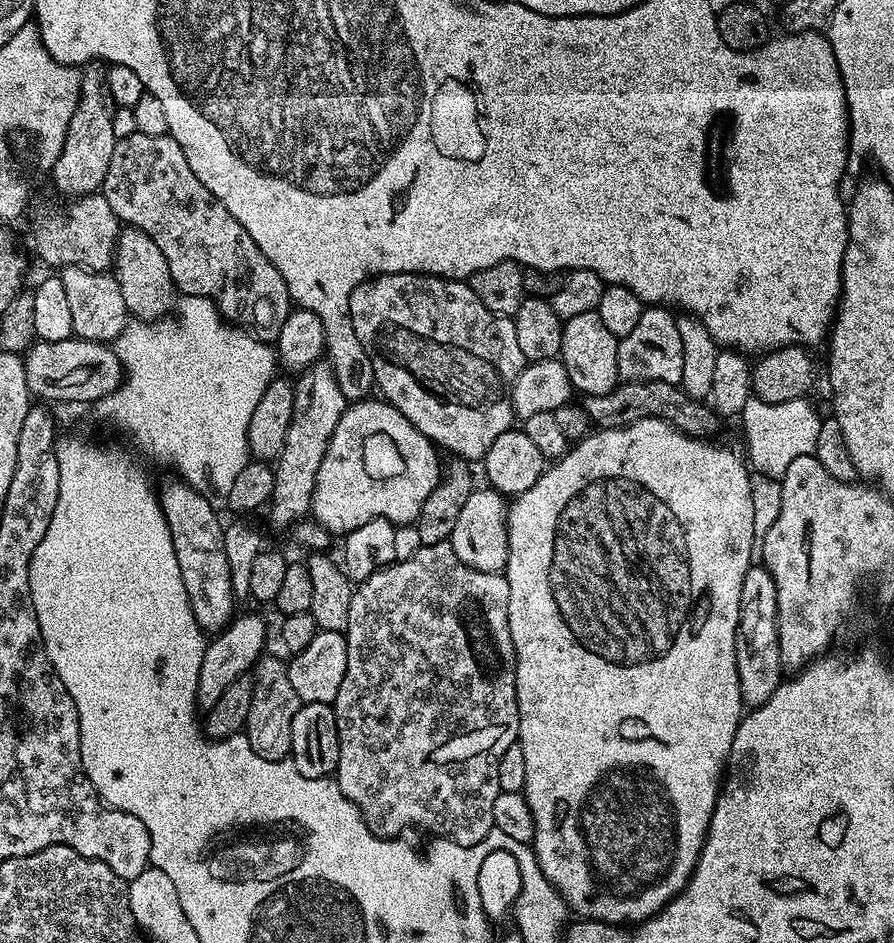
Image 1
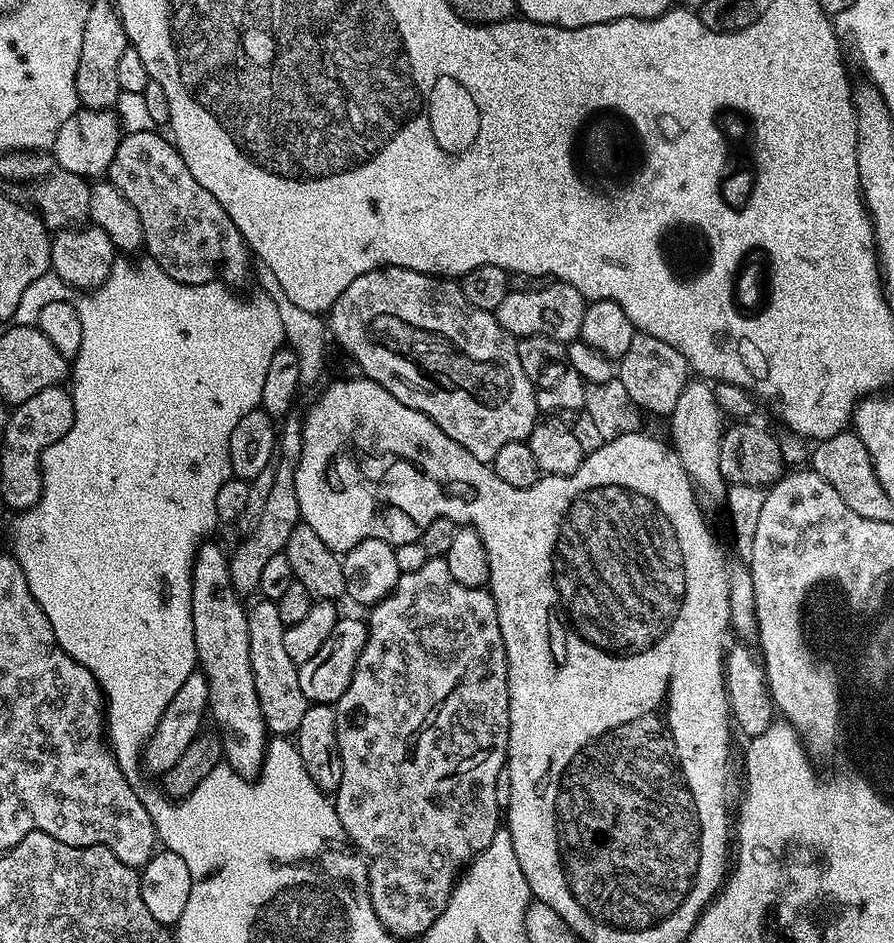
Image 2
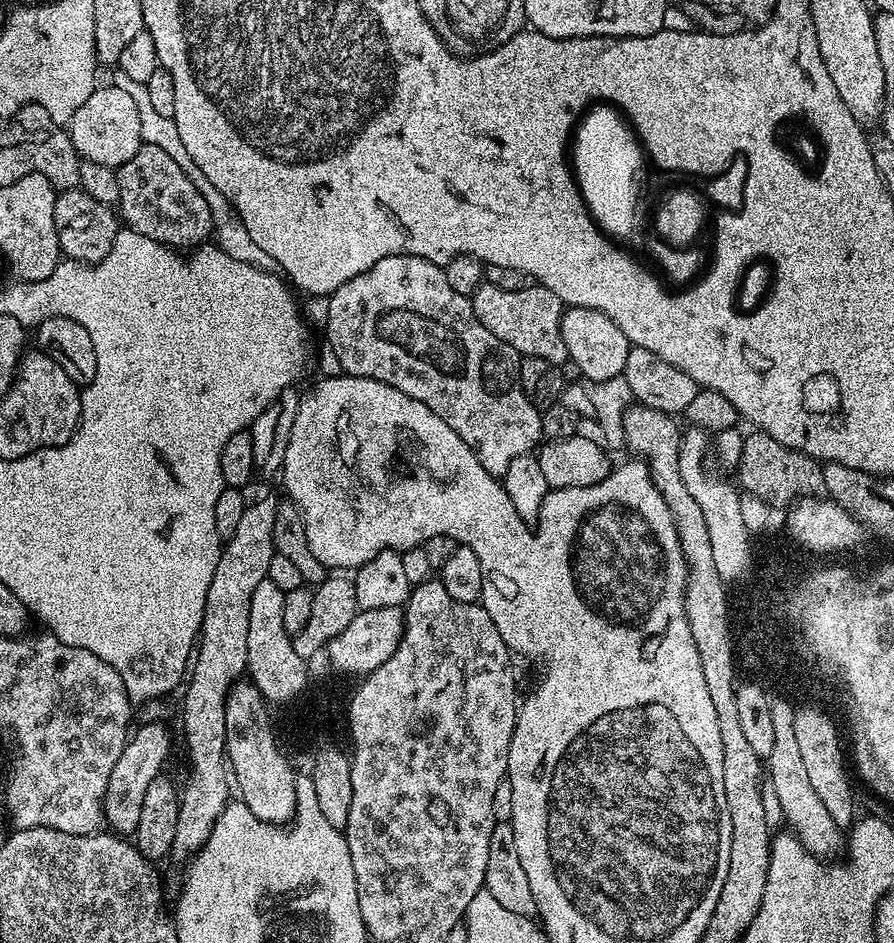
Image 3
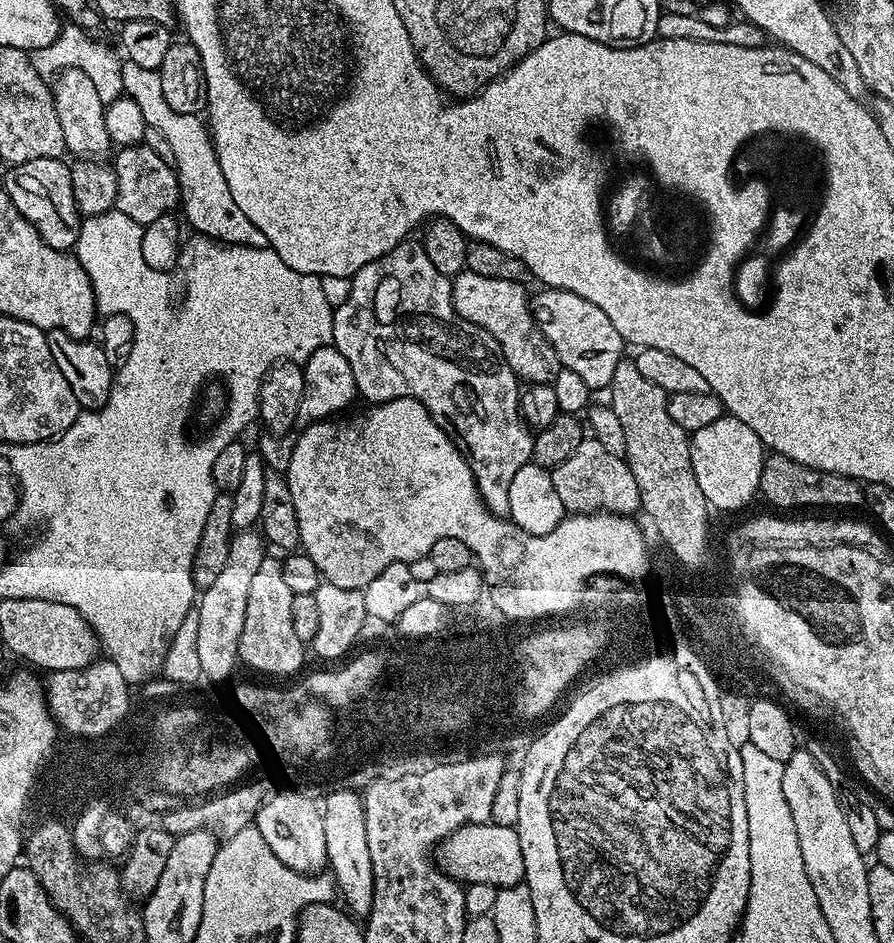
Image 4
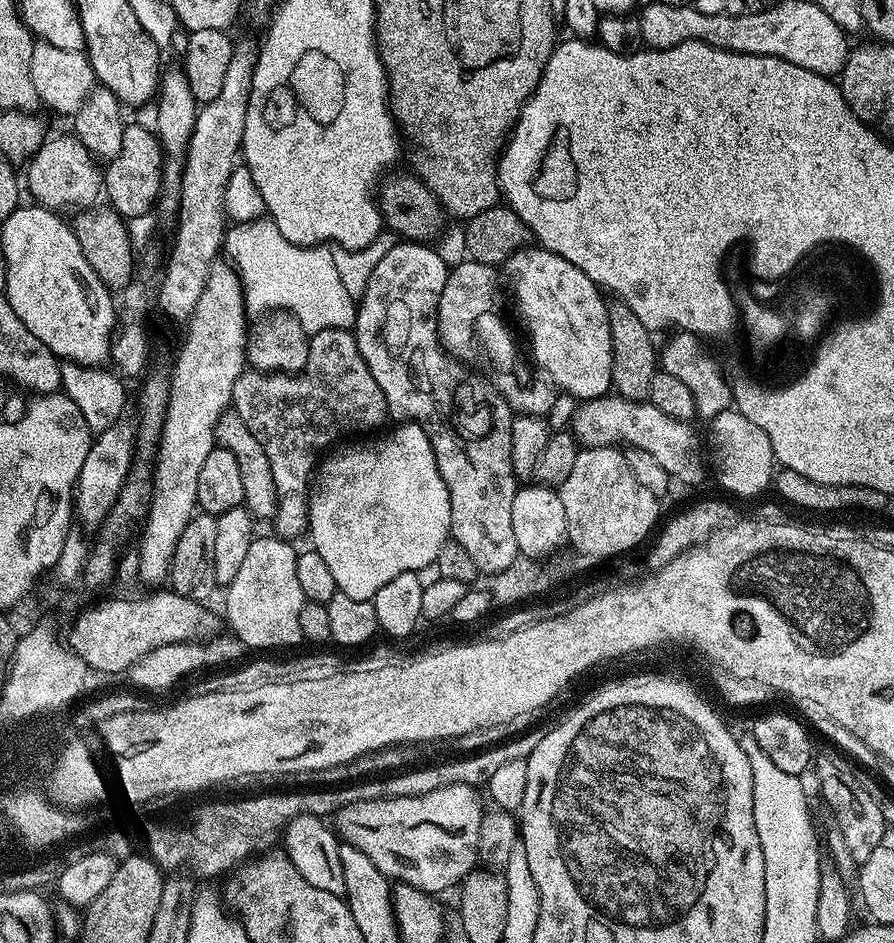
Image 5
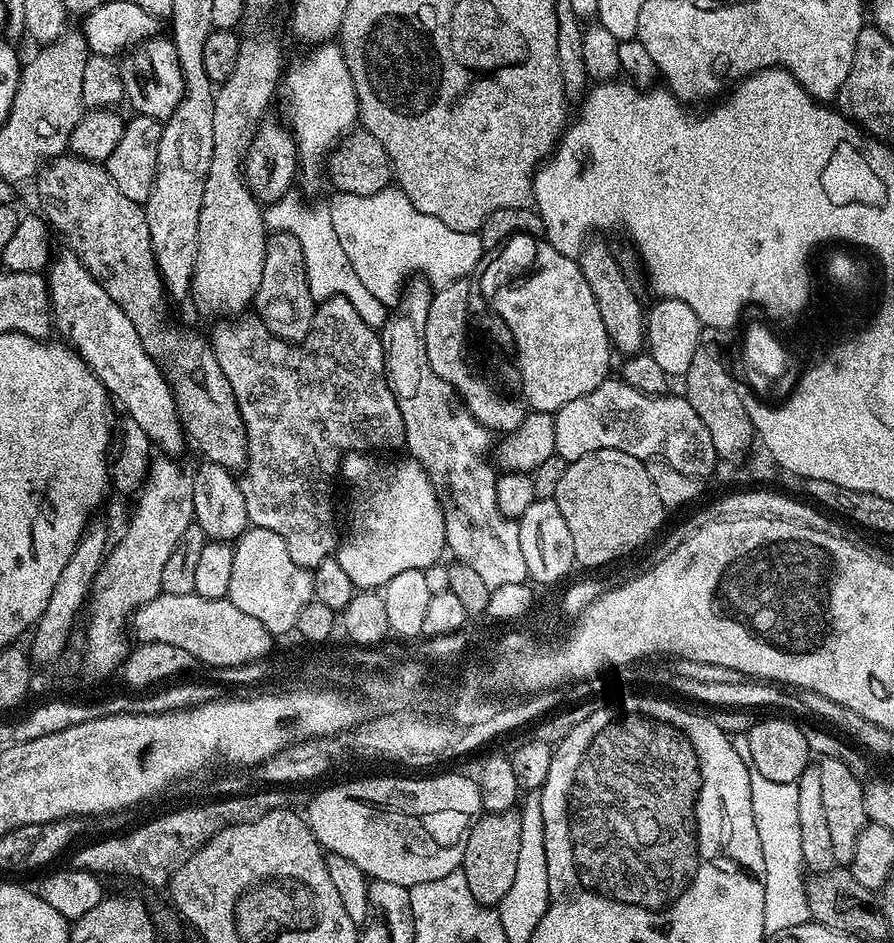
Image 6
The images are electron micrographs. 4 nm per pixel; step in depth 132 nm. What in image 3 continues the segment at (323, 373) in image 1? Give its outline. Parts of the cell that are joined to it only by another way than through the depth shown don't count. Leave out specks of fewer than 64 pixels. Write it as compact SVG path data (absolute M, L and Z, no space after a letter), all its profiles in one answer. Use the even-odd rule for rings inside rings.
M264 496L247 505L238 522L238 530L223 545L220 561L214 570L210 590L206 594L204 617L200 623L198 647L190 664L190 671L183 685L184 692L184 740L188 743L188 760L192 763L192 773L188 781L182 784L180 809L178 810L178 831L174 834L174 846L171 859L191 861L200 851L200 847L210 838L214 822L222 810L230 803L230 768L226 763L224 743L226 742L226 698L233 684L245 675L248 667L248 635L250 634L250 598L254 598L254 589L258 582L268 579L270 558L276 551L274 546L274 518L276 517L277 497Z

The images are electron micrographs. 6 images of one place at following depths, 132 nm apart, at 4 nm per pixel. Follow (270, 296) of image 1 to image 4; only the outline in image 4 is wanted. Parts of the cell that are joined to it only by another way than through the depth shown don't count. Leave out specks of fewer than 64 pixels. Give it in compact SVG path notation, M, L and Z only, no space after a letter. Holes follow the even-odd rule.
M143 142L121 147L118 152L114 161L118 182L115 211L145 226L171 213L181 203L179 182L171 163L164 161Z

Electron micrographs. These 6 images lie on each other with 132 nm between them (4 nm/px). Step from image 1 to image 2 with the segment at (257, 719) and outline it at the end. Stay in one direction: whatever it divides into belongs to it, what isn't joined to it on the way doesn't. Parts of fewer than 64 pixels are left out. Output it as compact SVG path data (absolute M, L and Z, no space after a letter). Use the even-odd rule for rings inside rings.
M257 599L257 604L247 609L250 630L250 666L254 670L254 690L258 706L262 708L264 726L276 738L291 737L302 726L302 714L306 714L310 701L298 686L299 667L290 662L286 645L282 642L285 624L278 615L278 606L271 600Z

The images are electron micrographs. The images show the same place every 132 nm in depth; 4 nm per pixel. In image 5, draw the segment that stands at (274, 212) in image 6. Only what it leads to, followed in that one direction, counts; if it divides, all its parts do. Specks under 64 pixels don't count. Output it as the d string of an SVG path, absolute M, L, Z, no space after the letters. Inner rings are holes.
M271 218L233 223L225 231L222 249L223 255L240 275L240 284L244 288L244 306L249 317L259 318L277 310L292 312L309 334L327 328L351 329L356 322L357 301L347 293L339 278L332 251L328 246L303 248L301 244L290 242L282 236L282 230L278 230L276 221Z

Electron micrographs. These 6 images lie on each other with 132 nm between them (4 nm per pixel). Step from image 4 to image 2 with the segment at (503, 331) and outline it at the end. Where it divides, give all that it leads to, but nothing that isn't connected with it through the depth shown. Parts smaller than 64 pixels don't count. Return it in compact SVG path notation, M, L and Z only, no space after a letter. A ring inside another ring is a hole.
M552 282L549 288L533 286L530 289L515 292L510 290L494 313L496 321L514 338L521 336L545 336L565 346L571 344L582 330L582 314L586 301L582 293L574 286Z

